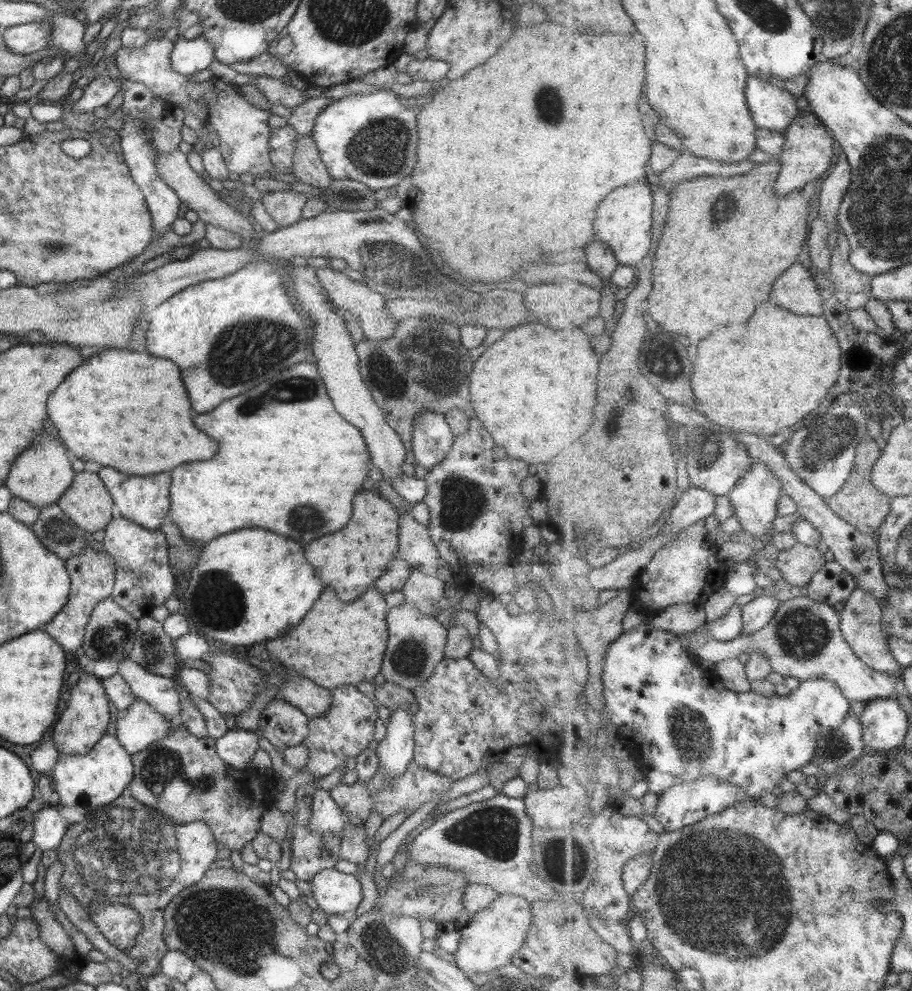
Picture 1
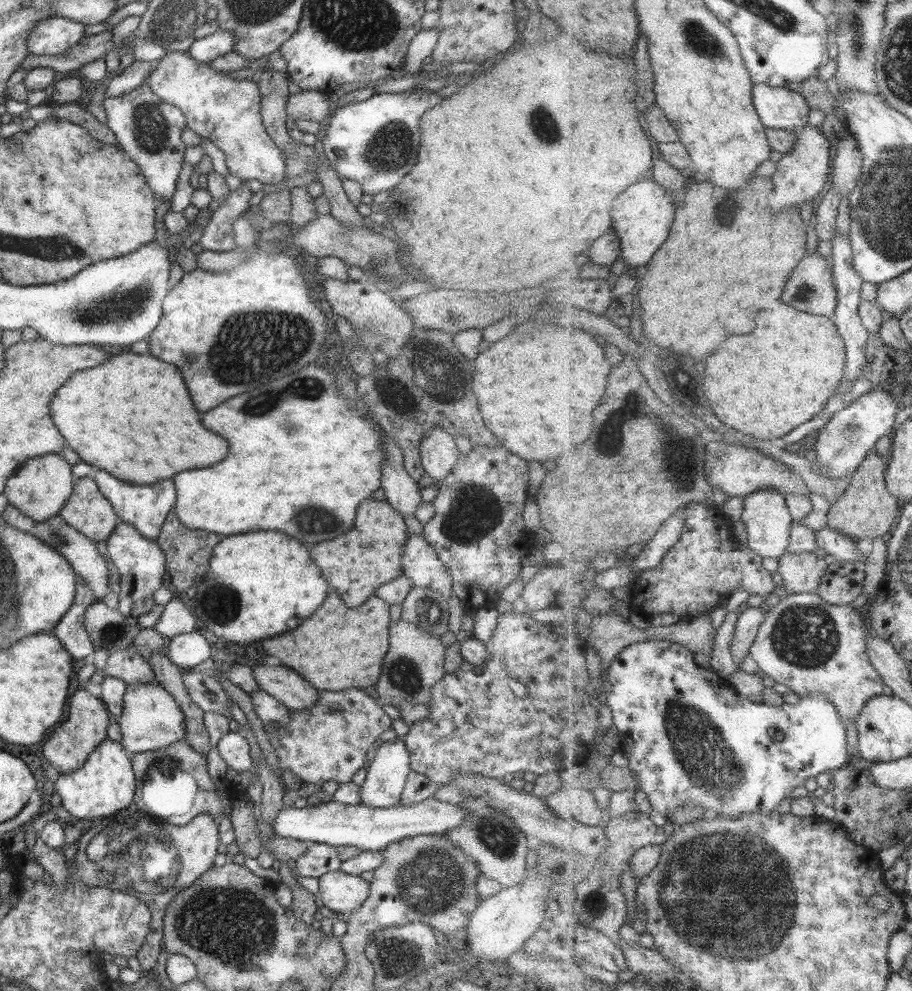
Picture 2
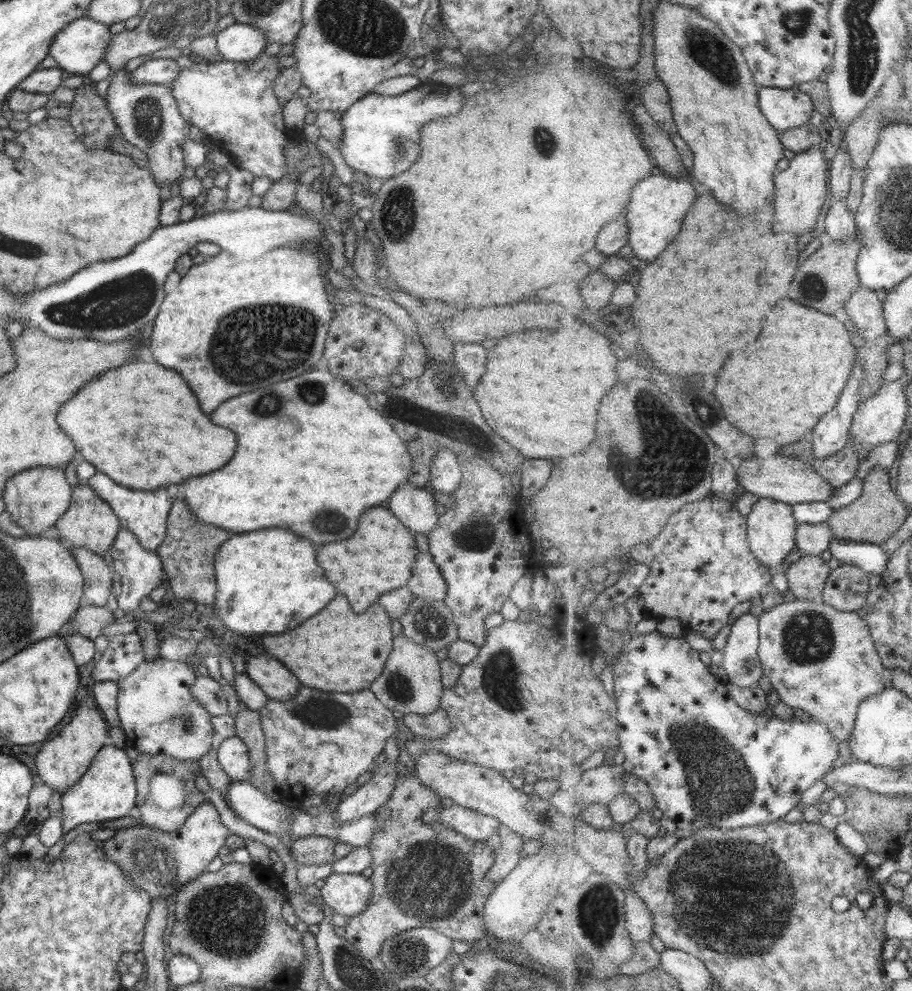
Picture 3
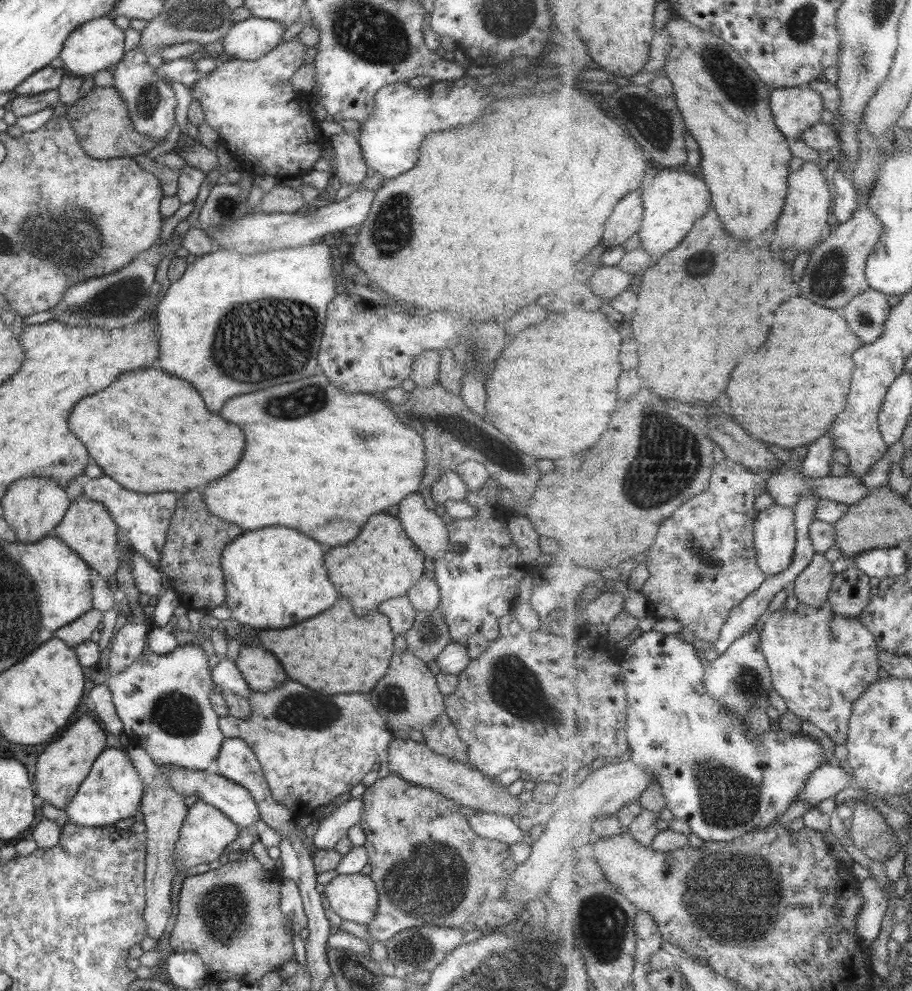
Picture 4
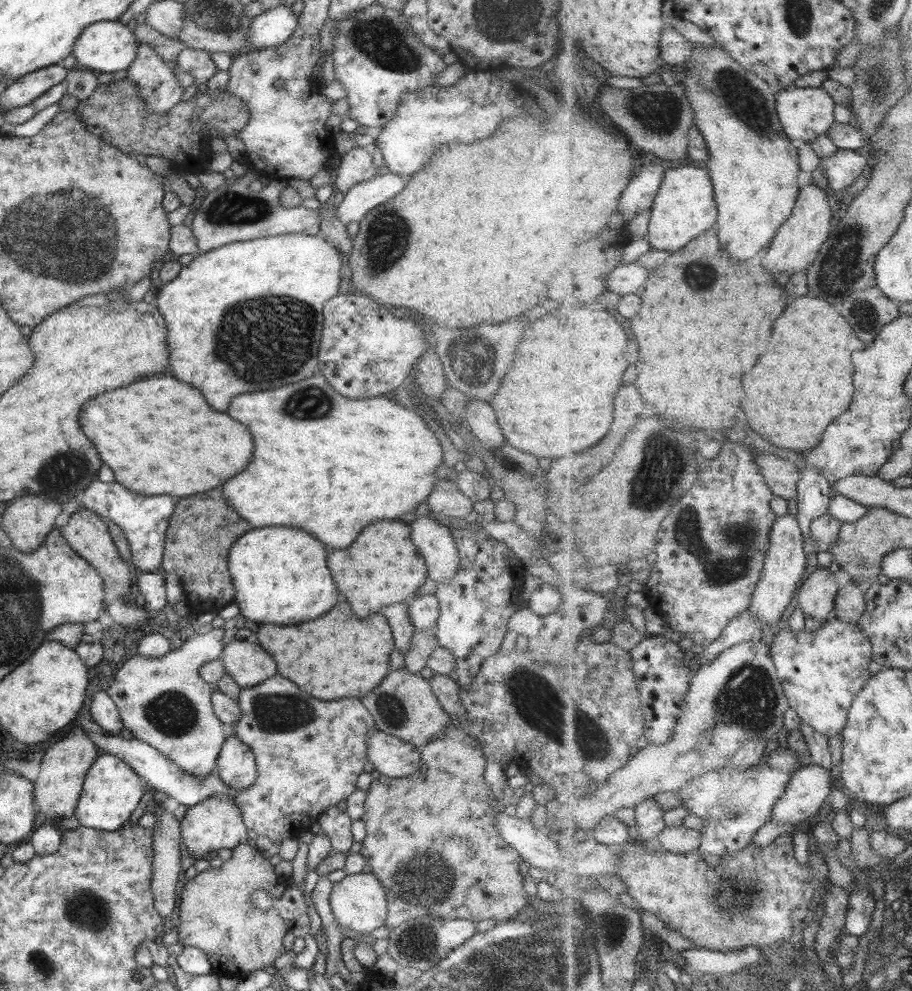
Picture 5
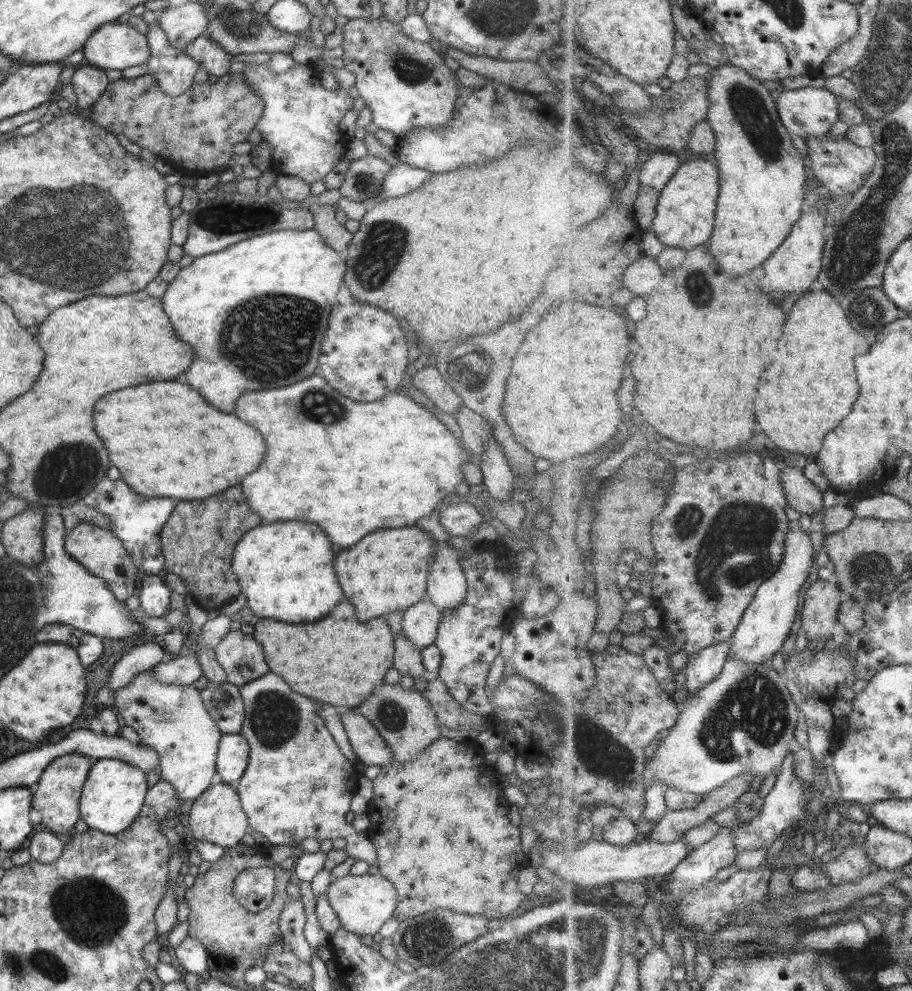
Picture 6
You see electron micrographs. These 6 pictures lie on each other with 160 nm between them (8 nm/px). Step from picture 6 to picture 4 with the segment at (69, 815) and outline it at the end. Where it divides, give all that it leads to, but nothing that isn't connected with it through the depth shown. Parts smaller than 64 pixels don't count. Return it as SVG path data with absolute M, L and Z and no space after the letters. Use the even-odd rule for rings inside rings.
M91 715L77 718L77 722L71 724L69 730L65 730L61 738L51 742L37 758L35 776L33 776L34 794L40 798L41 802L64 810L65 806L71 802L71 798L75 796L75 792L79 790L85 776L90 772L96 757L104 748L105 732L99 728L97 721L93 720Z

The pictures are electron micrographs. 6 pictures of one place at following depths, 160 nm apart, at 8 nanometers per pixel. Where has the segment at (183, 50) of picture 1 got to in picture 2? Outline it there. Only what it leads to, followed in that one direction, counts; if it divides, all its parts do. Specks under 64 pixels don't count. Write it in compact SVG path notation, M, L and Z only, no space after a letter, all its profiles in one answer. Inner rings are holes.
M217 29L212 34L188 41L183 47L193 60L209 65L214 58L231 52L233 45L232 32Z

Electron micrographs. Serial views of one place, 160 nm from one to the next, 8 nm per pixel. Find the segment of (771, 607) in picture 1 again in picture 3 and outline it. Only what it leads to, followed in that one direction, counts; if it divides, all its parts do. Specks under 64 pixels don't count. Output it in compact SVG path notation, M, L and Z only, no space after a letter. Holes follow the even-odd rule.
M757 610L741 615L731 626L724 651L724 670L728 682L754 687L763 676L759 663L759 617Z

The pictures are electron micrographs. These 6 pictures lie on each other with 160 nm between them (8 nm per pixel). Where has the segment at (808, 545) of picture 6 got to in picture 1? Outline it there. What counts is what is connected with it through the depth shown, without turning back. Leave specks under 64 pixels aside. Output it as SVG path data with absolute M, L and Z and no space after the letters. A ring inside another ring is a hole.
M755 460L754 466L739 479L737 487L734 488L733 492L727 495L731 502L733 514L742 524L744 535L760 547L772 544L770 540L773 538L773 535L779 533L774 530L774 520L778 517L779 497L783 495L785 495L783 485L762 460Z

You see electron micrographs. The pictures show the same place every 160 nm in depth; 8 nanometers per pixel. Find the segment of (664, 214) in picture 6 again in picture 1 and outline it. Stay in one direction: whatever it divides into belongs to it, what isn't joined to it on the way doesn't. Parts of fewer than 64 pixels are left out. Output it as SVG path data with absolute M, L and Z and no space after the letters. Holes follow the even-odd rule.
M647 184L633 188L617 188L603 204L599 204L599 220L595 222L595 238L607 242L620 264L634 267L650 254L654 244L654 191Z

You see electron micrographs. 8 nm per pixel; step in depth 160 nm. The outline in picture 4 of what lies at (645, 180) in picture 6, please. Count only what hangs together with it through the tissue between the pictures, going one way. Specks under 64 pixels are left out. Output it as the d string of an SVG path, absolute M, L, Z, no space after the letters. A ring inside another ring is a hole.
M640 186L625 196L615 207L615 212L612 212L606 222L602 248L623 246L625 241L638 234L645 212L643 193Z

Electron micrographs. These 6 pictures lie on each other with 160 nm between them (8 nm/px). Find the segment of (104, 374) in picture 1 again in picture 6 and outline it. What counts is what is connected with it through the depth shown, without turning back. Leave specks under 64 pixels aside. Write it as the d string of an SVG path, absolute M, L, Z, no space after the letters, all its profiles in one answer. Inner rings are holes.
M153 382L153 384L139 384L135 388L123 388L119 392L111 392L111 394L105 394L101 396L95 406L93 406L93 428L95 428L95 434L101 438L103 446L107 448L109 452L109 460L111 464L119 470L121 474L121 480L133 488L133 492L139 492L141 496L163 496L163 498L179 498L179 500L203 500L215 492L221 492L229 486L235 486L239 484L239 480L253 472L263 456L265 456L265 444L263 444L263 438L259 436L259 432L247 424L243 424L239 418L231 416L231 414L223 414L223 412L217 412L215 408L207 406L205 400L195 392L191 390L189 386L185 384L179 384L179 382Z

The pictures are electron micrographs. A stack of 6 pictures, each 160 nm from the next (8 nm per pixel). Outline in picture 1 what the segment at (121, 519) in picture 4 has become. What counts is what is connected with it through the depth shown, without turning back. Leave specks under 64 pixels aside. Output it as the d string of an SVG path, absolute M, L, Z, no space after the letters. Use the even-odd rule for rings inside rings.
M101 468L96 472L99 480L104 484L106 491L110 494L113 504L119 509L121 517L138 524L141 528L155 530L167 519L169 508L169 474L153 474L137 476L121 474L113 468Z

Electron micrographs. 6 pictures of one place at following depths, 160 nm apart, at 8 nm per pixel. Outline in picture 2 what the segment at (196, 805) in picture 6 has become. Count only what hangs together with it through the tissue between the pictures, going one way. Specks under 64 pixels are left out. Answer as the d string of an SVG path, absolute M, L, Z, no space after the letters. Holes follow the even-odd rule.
M123 808L122 811L94 819L93 822L95 824L91 824L91 830L87 830L75 842L74 861L68 878L82 880L82 884L90 884L90 886L107 886L117 892L125 892L129 896L143 901L143 905L147 906L151 913L148 931L140 949L134 954L145 975L153 970L161 950L161 918L165 914L165 906L178 892L191 886L203 872L213 866L213 858L215 858L217 847L220 845L218 824L209 815L201 814L192 818L185 826L171 826L171 824L152 817L146 811L135 812L135 808Z

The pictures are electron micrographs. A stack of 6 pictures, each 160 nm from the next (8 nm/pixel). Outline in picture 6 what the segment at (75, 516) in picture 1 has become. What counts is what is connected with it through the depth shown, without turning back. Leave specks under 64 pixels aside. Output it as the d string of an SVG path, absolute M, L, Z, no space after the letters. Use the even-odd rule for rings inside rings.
M79 521L64 538L64 552L72 556L93 576L102 578L113 596L120 602L133 594L135 578L140 576L138 568L131 562L121 541L109 530L101 529L86 521Z

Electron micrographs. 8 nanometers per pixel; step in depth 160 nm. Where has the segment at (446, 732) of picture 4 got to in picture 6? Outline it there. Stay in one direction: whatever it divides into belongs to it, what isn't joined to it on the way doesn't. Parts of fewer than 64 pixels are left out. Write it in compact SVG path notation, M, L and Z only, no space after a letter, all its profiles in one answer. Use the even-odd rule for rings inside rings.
M440 736L437 740L422 748L417 753L415 760L411 760L411 763L386 764L381 767L379 774L372 780L373 798L368 803L368 809L366 810L369 826L364 834L370 844L373 845L378 874L388 880L395 889L397 904L392 917L398 923L437 909L447 909L453 911L453 913L470 916L480 915L489 921L502 920L513 914L521 901L524 900L524 894L517 889L517 872L532 859L527 859L521 852L520 831L518 828L511 826L509 819L507 819L510 804L502 794L501 775L496 772L493 766L485 767L483 753L483 750L474 741L459 741Z

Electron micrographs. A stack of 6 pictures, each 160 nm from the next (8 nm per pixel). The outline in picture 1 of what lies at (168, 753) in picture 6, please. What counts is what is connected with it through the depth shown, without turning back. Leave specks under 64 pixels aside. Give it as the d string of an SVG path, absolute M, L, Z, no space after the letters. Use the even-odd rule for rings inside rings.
M136 700L129 705L129 708L116 720L116 736L119 744L125 749L127 754L135 754L147 748L149 743L162 739L174 723L155 712L150 705L142 700Z

